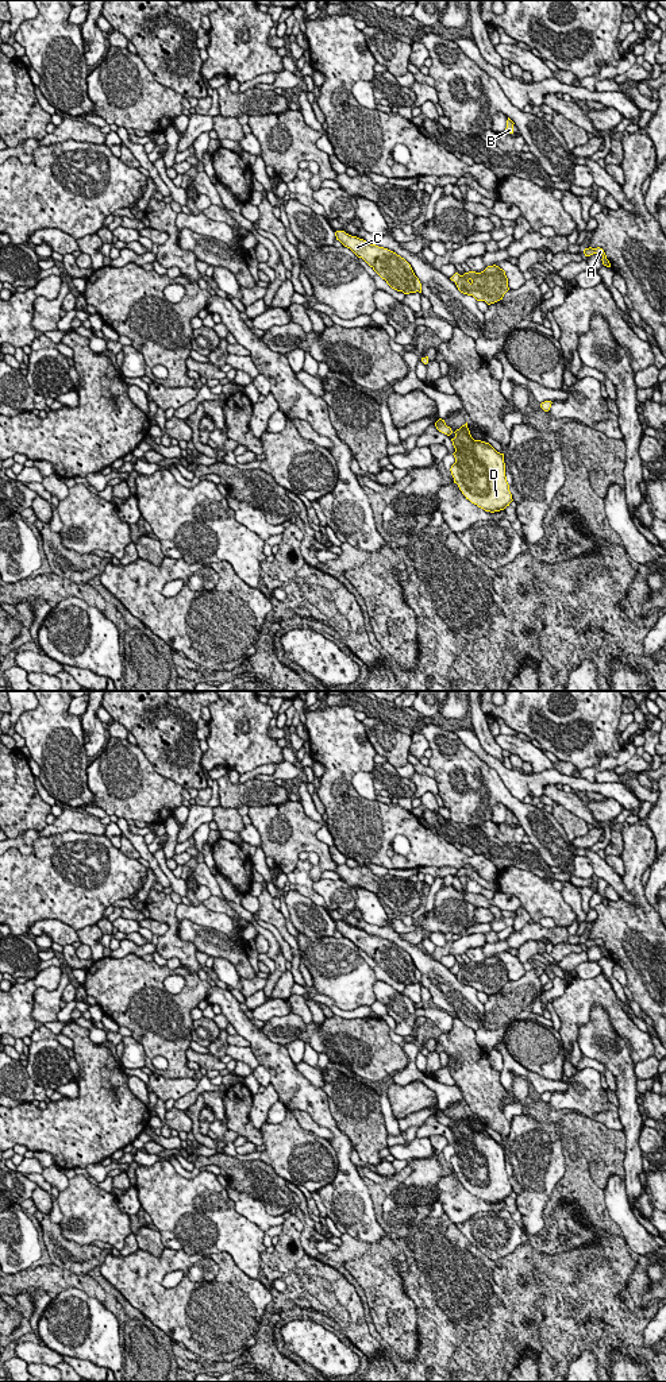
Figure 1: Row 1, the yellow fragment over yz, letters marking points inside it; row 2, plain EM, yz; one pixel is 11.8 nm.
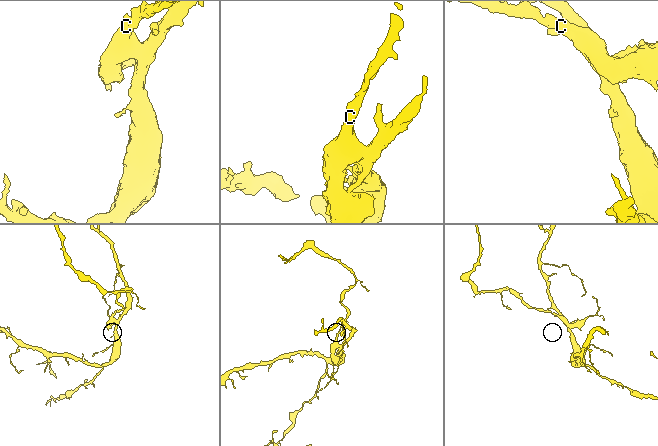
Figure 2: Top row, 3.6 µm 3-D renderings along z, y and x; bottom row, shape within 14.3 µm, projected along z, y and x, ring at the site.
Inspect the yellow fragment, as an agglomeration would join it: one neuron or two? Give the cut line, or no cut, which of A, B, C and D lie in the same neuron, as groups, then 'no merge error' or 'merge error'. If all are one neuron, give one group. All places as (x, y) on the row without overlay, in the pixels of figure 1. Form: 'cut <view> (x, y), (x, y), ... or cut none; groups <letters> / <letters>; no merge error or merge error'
cut yz (461, 966), (454, 972); groups A C / B D; merge error

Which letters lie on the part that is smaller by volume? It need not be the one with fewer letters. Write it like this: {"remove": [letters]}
{"remove": ["A", "C"]}

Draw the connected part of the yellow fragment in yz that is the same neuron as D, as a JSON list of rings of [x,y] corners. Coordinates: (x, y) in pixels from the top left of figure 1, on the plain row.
[[[467,1113],[454,1124],[455,1154],[450,1159],[454,1174],[466,1190],[485,1203],[504,1201],[513,1192],[505,1167],[504,1144],[489,1134],[474,1131]]]

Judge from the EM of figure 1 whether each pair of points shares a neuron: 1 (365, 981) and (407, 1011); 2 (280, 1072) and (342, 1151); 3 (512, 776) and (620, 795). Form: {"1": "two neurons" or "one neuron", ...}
{"1": "two neurons", "2": "one neuron", "3": "one neuron"}

